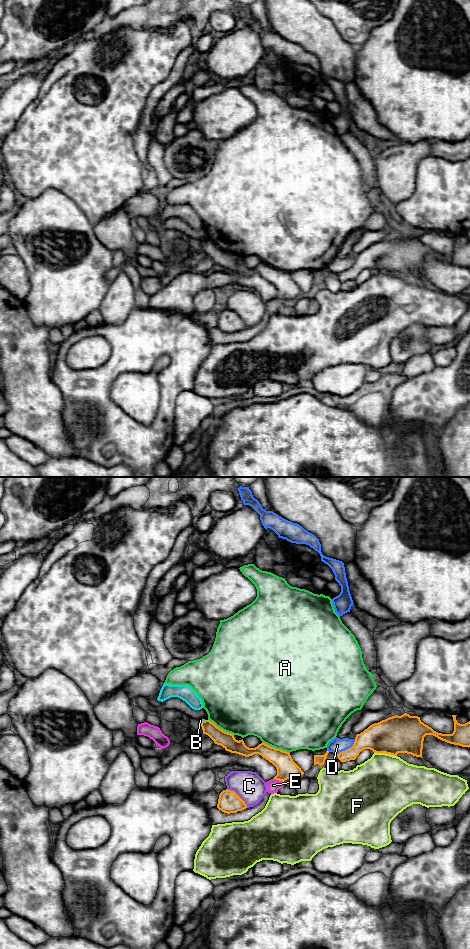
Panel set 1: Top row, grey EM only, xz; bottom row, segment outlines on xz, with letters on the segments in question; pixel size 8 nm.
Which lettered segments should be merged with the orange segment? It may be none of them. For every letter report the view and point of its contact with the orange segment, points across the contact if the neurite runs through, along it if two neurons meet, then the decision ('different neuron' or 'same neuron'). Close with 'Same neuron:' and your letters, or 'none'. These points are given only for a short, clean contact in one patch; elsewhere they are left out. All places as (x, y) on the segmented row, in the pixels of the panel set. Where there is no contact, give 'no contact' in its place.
A: meets orange in xz at (275, 748); different neuron
B: meets orange in xz at (203, 721); border along xz (205, 720), (201, 722); different neuron
C: meets orange in xz at (238, 796); border along xz (227, 788), (232, 790), (247, 807); different neuron
D: meets orange in xz at (347, 749); different neuron
E: meets orange in xz at (278, 779); different neuron
F: meets orange in xz at (386, 753); different neuron
Same neuron: none

